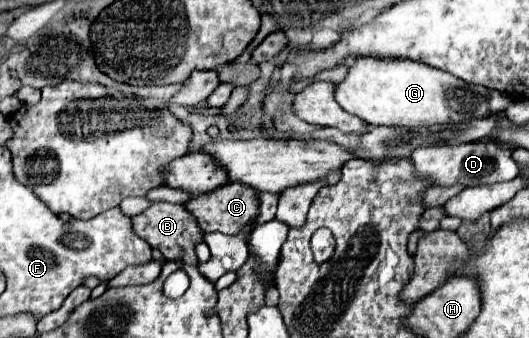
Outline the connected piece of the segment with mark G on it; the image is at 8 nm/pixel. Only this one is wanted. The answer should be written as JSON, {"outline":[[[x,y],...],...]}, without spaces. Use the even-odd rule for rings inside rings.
{"outline":[[[355,57],[345,79],[335,85],[335,99],[349,115],[355,115],[369,125],[409,129],[463,123],[471,113],[485,117],[489,113],[501,113],[513,103],[507,93],[485,91],[481,85],[469,85],[451,73],[433,69],[431,65],[377,57]]]}

